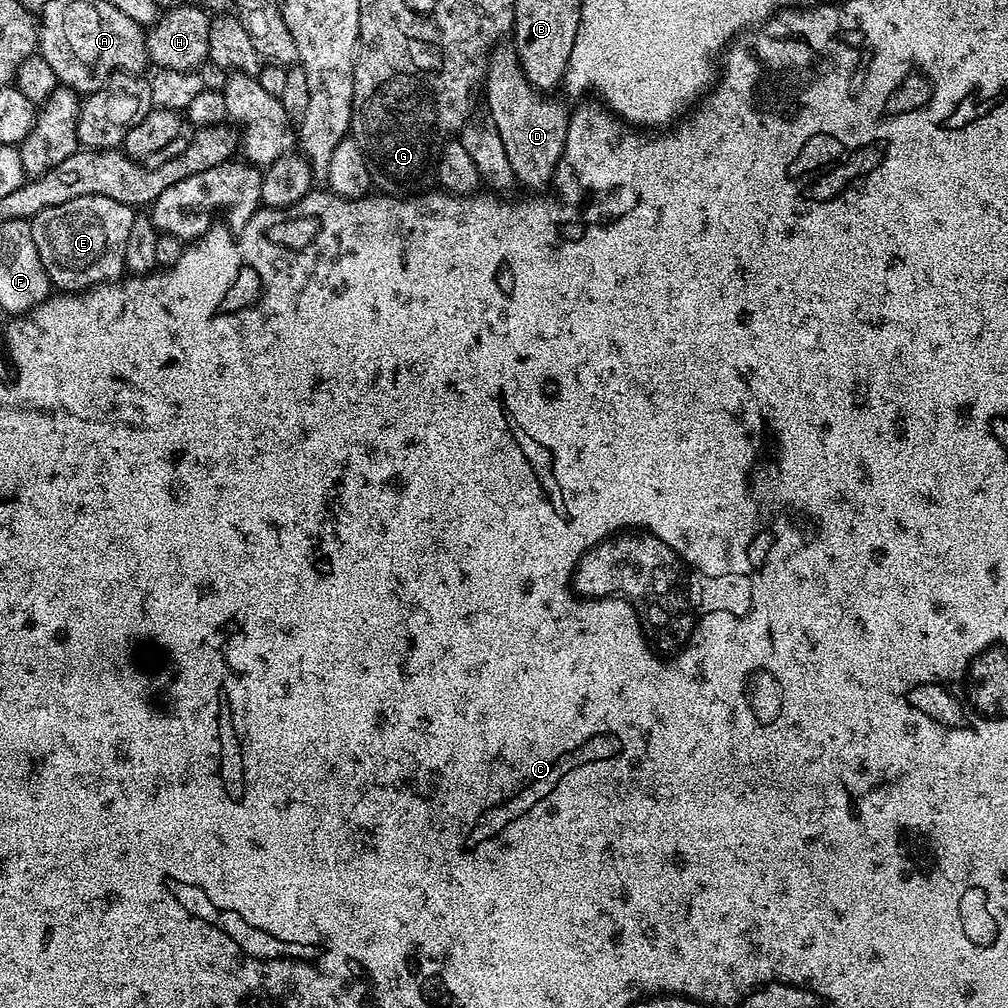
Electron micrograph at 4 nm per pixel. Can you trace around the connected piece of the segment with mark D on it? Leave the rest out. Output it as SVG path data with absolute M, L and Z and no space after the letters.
M504 47L493 48L488 57L488 70L482 85L482 96L484 92L488 99L486 112L494 118L494 126L498 126L498 135L502 137L506 158L510 158L510 170L516 175L516 184L532 188L528 190L544 190L551 185L552 175L564 153L568 116L524 77L515 47Z

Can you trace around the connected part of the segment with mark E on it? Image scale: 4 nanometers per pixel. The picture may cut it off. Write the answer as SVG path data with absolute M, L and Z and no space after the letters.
M82 196L70 198L70 202L62 202L58 206L50 206L32 217L30 223L34 243L42 266L51 280L51 287L65 292L83 292L86 288L93 288L95 284L121 279L126 272L126 241L130 238L130 226L134 226L136 215L131 206L116 202L114 198Z

